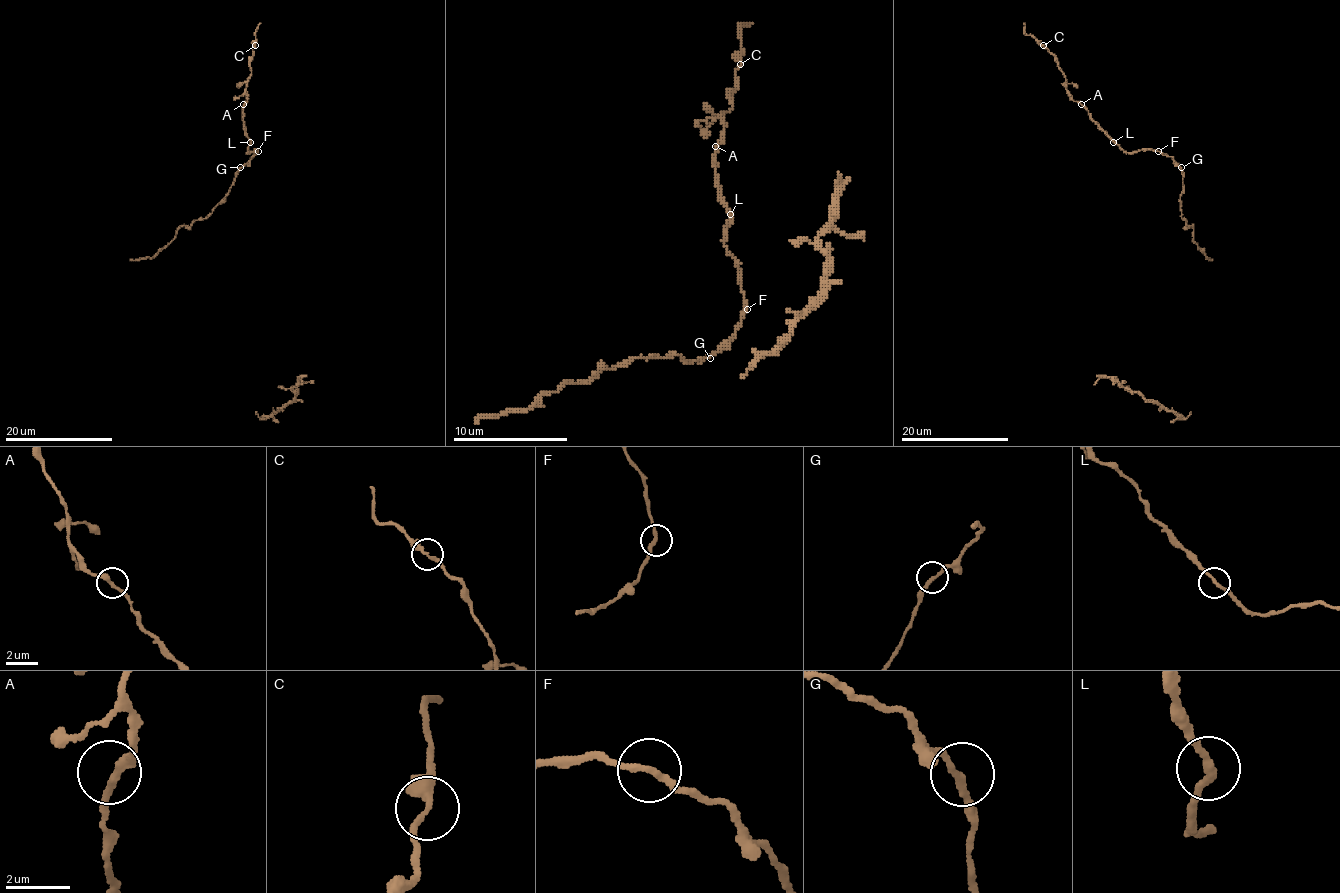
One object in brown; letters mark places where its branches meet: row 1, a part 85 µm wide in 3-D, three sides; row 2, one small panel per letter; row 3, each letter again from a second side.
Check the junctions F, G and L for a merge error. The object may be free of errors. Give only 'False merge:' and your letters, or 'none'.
False merge: none

